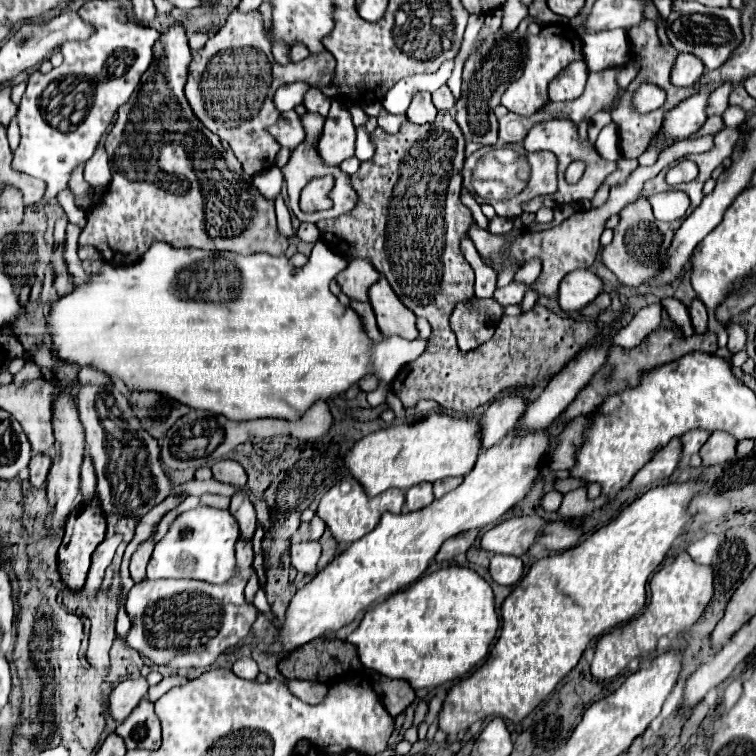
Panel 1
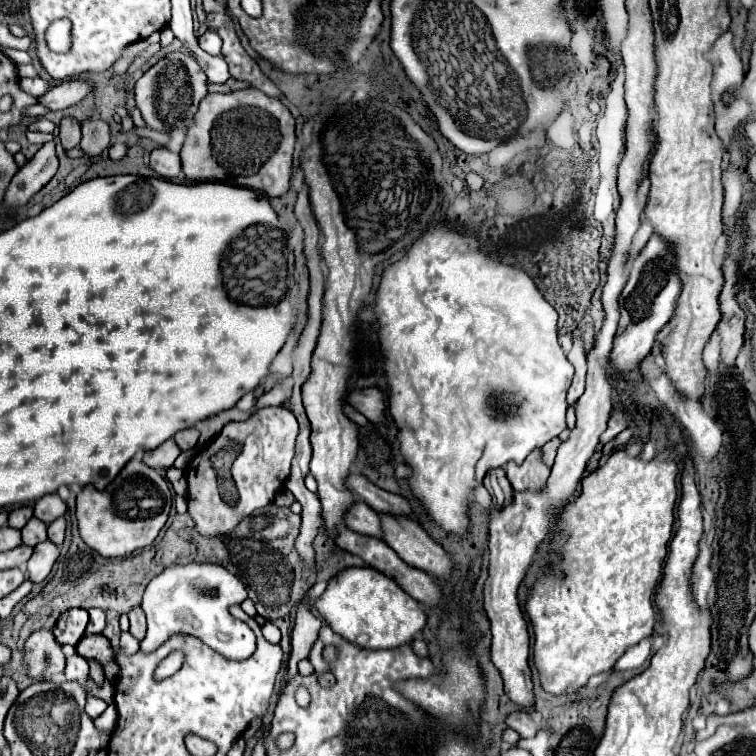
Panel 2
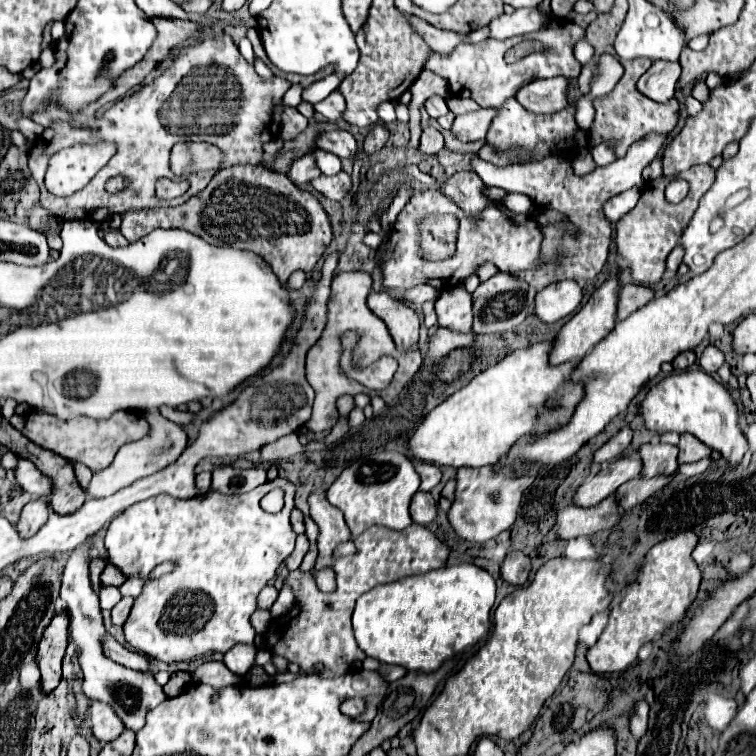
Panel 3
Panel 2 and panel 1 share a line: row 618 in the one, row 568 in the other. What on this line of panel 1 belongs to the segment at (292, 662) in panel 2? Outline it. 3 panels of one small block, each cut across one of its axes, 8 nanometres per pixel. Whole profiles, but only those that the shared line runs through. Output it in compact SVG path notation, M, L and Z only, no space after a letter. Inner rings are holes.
M298 542L290 546L290 558L292 566L302 572L308 580L312 580L320 568L318 568L318 558L320 558L320 542Z

